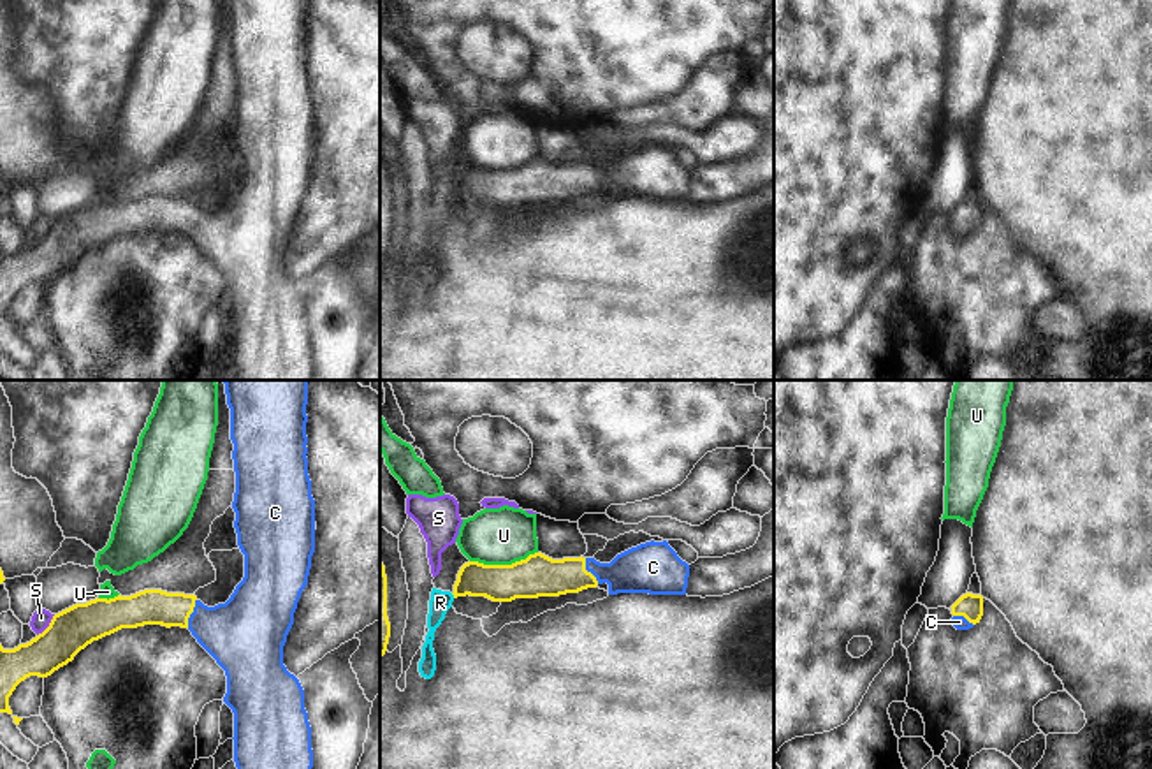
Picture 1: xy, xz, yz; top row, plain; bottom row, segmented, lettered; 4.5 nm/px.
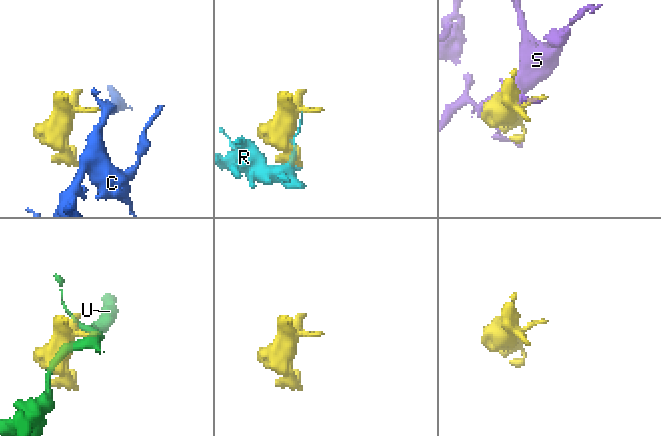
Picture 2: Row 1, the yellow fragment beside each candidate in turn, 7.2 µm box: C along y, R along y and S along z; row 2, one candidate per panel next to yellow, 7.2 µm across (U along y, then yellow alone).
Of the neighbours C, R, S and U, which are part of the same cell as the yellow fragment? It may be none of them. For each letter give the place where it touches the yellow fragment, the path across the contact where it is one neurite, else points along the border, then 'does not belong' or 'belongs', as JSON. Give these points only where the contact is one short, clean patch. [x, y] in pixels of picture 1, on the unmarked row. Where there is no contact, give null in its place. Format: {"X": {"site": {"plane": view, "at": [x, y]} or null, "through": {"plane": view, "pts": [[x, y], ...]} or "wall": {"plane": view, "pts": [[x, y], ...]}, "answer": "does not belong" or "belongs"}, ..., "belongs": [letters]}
{"C": {"site": {"plane": "xy", "at": [192, 217]}, "through": {"plane": "xy", "pts": [[152, 212], [192, 217], [215, 234], [241, 240]]}, "answer": "belongs"}, "R": {"site": {"plane": "xz", "at": [452, 199]}, "answer": "does not belong"}, "S": {"site": {"plane": "xy", "at": [50, 231]}, "answer": "does not belong"}, "U": {"site": {"plane": "xz", "at": [503, 171]}, "answer": "does not belong"}, "belongs": ["C"]}

